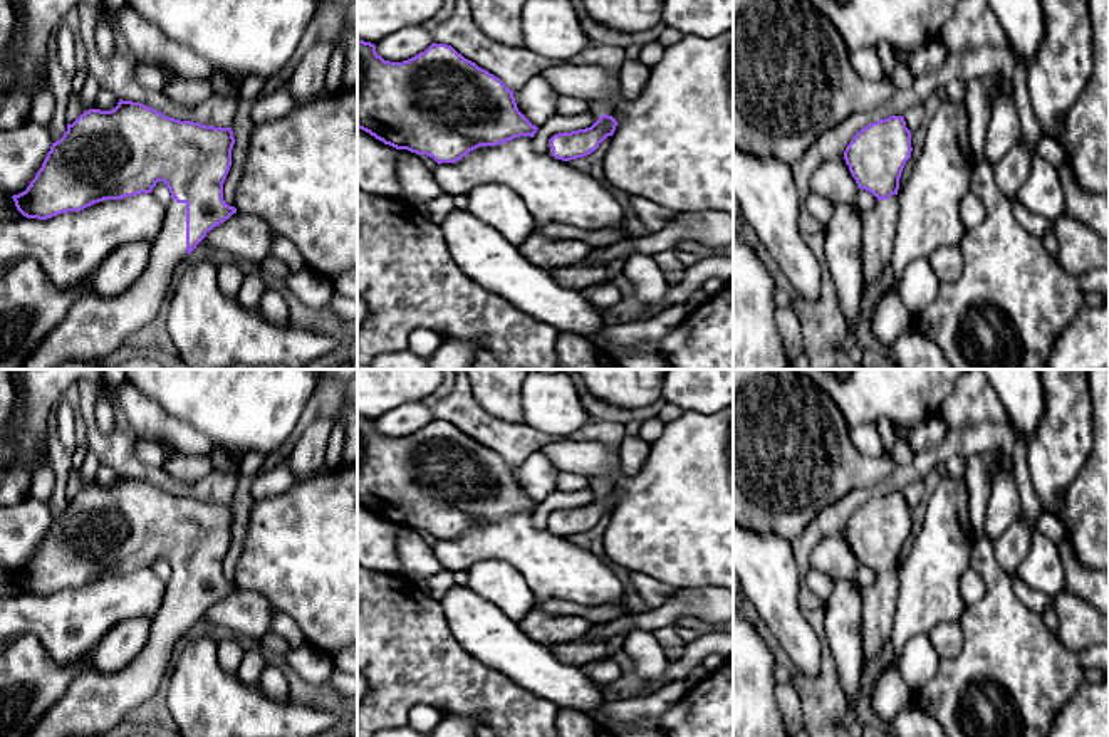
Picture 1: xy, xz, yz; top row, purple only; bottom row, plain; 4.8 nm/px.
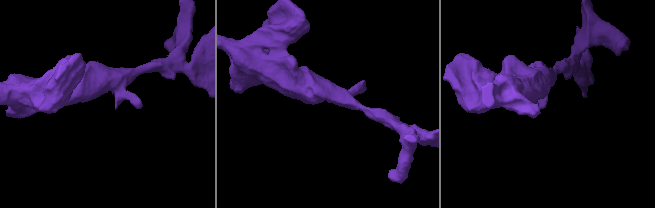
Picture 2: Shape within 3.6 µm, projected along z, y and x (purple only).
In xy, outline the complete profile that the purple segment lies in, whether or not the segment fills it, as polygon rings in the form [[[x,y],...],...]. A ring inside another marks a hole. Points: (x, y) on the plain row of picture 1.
[[[122,475],[111,487],[89,485],[67,500],[67,507],[52,519],[27,566],[12,572],[23,593],[47,596],[104,576],[151,569],[158,557],[168,562],[171,578],[149,640],[138,658],[116,673],[86,668],[25,737],[106,737],[129,712],[158,692],[168,673],[173,648],[210,606],[237,589],[237,584],[223,576],[233,520],[232,504],[180,497],[141,478]]]

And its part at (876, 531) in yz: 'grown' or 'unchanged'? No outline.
grown

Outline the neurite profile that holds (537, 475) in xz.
[[[535,452],[523,463],[513,467],[513,473],[518,487],[540,504],[555,490],[559,470],[545,453]]]

